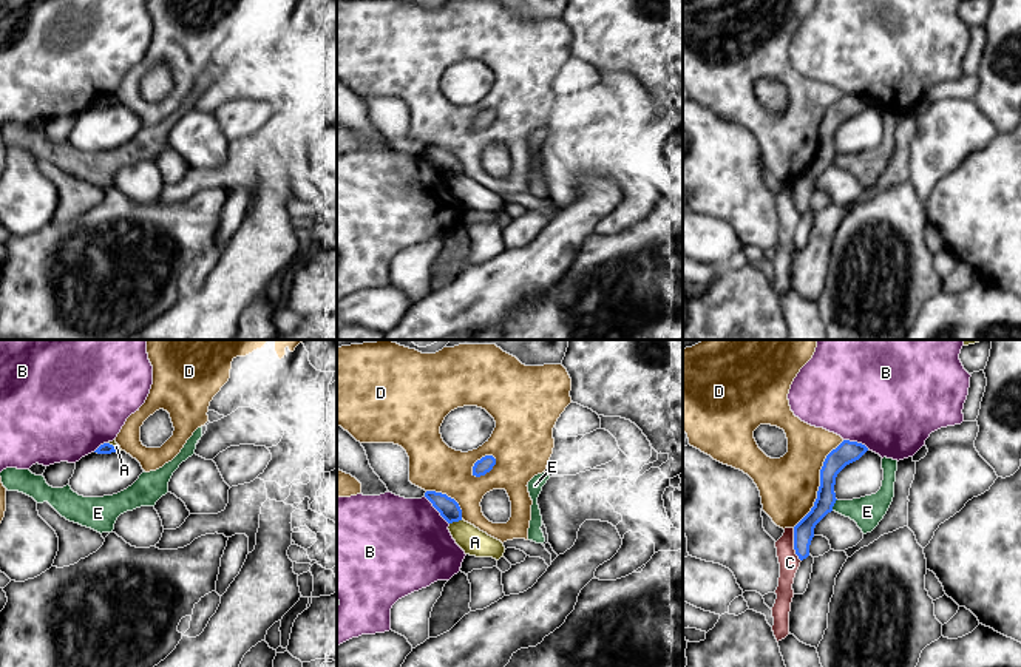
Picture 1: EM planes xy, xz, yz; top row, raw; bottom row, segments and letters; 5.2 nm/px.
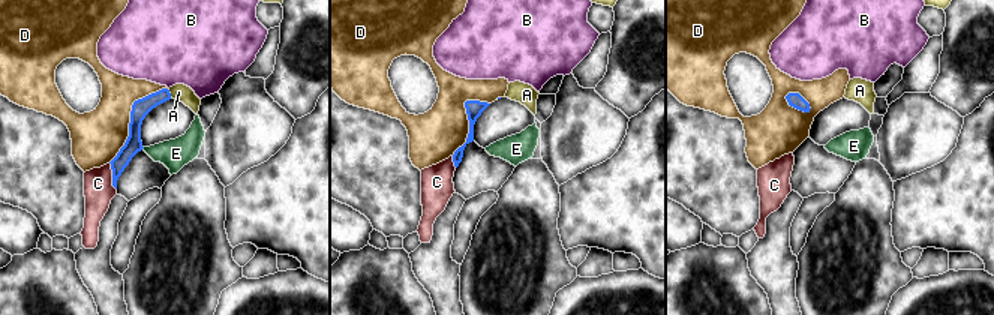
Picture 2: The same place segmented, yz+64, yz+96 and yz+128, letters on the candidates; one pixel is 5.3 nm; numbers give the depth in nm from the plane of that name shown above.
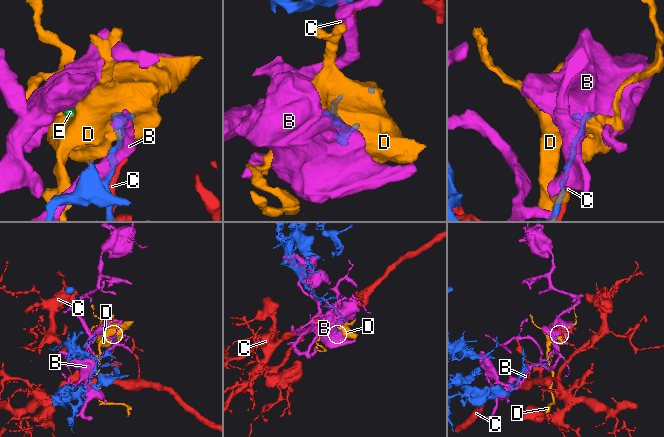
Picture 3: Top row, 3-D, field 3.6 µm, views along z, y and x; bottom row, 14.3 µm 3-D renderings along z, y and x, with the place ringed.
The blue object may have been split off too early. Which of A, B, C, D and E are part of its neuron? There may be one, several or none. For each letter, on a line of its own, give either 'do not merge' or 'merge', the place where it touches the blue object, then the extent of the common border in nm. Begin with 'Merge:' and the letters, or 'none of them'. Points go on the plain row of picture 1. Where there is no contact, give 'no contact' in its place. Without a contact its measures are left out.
Merge: none of them
A: do not merge; contact xz (456, 175); length 80 nm
B: do not merge; contact xz (436, 162); length 200 nm
C: do not merge; contact yz (794, 199); length 180 nm
D: do not merge; contact yz (820, 138); length 550 nm
E: do not merge; contact yz (833, 159); length 70 nm

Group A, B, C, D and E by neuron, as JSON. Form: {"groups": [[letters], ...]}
{"groups": [["A"], ["B"], ["C"], ["D"], ["E"]]}

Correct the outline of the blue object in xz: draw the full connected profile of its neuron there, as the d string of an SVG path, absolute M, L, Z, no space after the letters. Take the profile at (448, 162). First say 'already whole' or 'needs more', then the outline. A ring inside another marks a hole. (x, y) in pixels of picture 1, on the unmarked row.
already whole; M426 145L425 151L432 157L432 161L448 178L462 174L462 164L454 153L436 145Z

